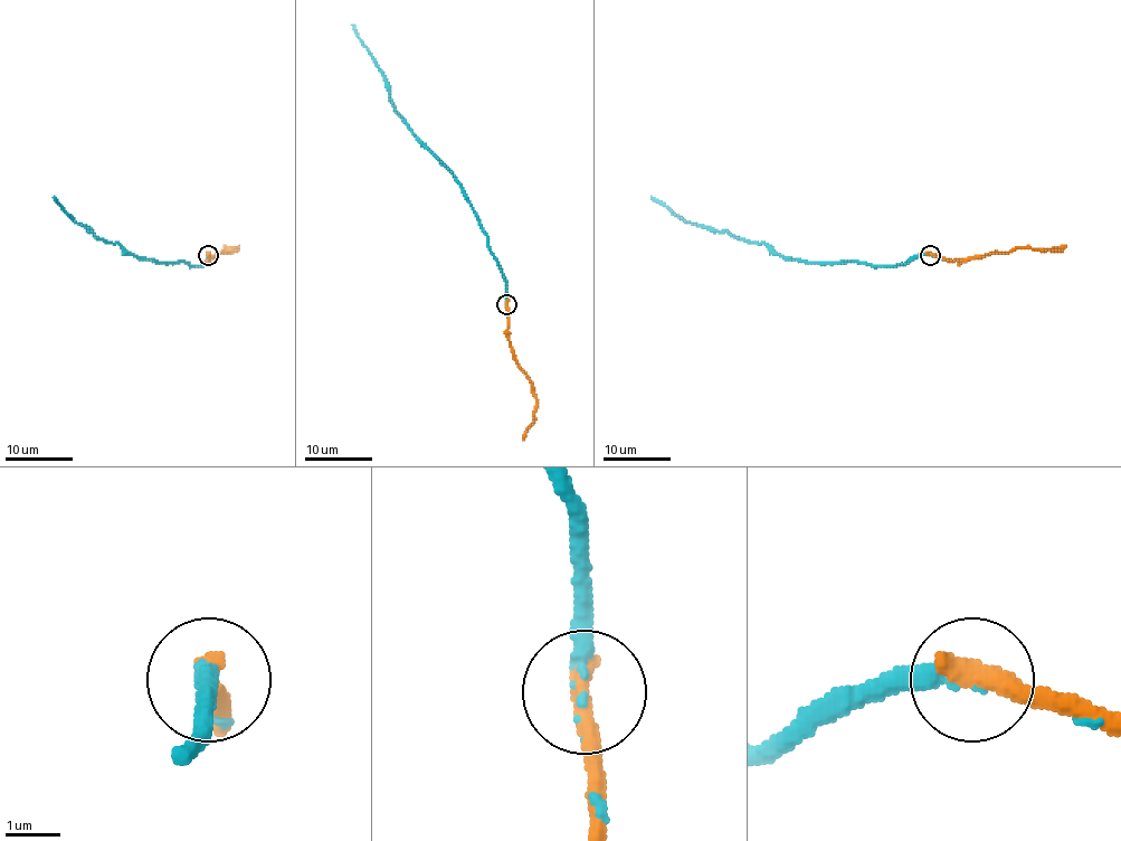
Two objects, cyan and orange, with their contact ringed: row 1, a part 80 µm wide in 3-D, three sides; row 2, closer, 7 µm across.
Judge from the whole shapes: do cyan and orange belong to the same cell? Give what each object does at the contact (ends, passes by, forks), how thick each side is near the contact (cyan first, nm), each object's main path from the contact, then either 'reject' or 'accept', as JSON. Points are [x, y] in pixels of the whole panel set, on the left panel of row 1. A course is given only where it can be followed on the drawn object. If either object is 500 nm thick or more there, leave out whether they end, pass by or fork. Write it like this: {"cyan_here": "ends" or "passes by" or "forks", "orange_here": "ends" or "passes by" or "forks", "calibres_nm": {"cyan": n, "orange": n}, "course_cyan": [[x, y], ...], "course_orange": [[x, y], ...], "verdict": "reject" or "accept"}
{"cyan_here": "ends", "orange_here": "ends", "calibres_nm": {"cyan": 140, "orange": 480}, "course_cyan": [[208, 255], [201, 265], [154, 262], [130, 255], [119, 243], [108, 243], [79, 225], [54, 196]], "course_orange": [[208, 255], [208, 261], [217, 253], [237, 248], [224, 245]], "verdict": "accept"}

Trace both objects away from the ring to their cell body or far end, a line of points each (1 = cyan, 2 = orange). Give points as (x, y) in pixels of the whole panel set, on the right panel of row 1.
1: (930, 255), (913, 255), (892, 265), (798, 262), (775, 255), (762, 243), (692, 225), (651, 196)
2: (930, 255), (966, 261), (988, 253), (1063, 248), (1066, 245)

